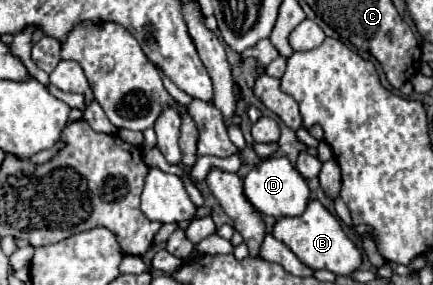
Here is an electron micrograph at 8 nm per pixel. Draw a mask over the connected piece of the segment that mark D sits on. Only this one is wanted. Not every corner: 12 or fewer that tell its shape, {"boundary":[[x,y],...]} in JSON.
{"boundary":[[266,158],[244,178],[258,212],[300,216],[306,180],[288,158]]}

